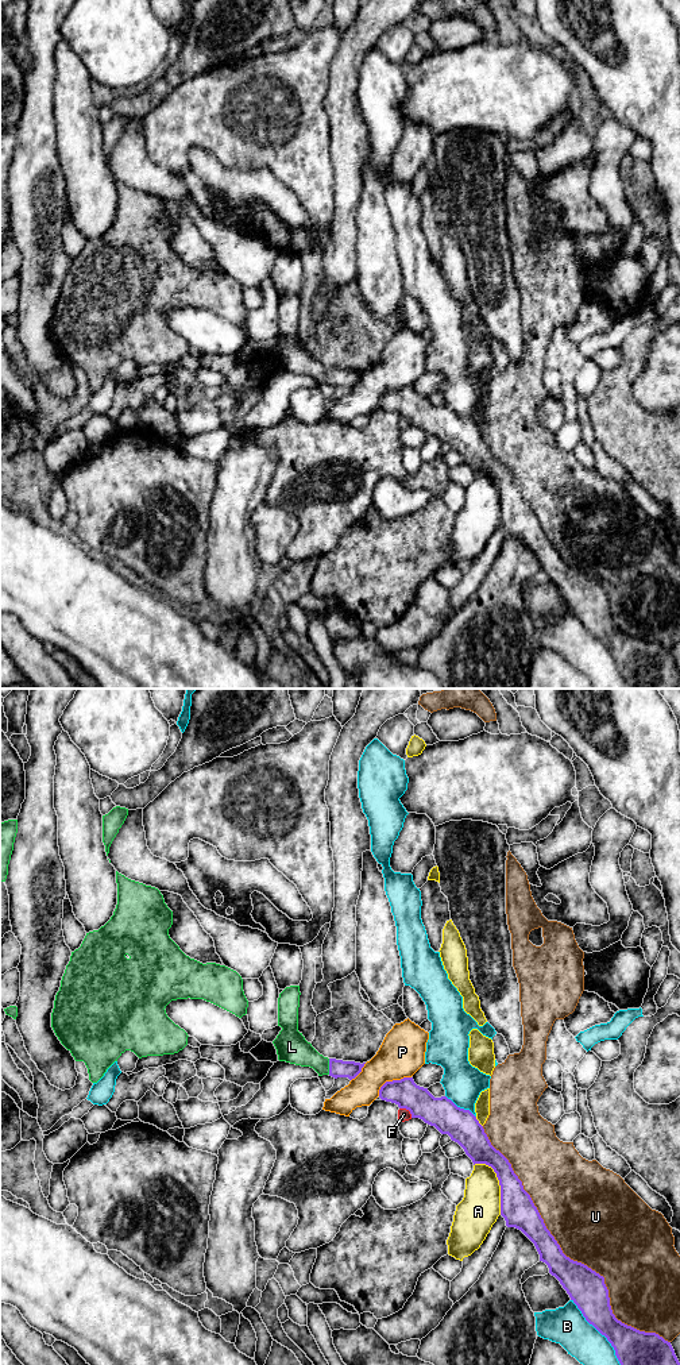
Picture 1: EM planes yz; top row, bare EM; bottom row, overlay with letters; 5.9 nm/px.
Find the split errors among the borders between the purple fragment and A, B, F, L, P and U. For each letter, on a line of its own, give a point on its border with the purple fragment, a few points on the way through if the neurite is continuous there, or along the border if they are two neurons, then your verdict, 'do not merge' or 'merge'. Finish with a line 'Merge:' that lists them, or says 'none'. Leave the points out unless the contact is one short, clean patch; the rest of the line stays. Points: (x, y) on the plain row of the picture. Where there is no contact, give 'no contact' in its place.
A: contact yz (499, 492); do not merge
B: contact yz (606, 646); do not merge
F: contact yz (408, 417); do not merge
L: contact yz (329, 376); way yz (337, 377), (329, 376), (321, 374), (293, 357); merge
P: contact yz (393, 389); border yz (410, 385), (387, 389), (381, 396), (378, 404); do not merge
U: contact yz (565, 565); do not merge
Merge: L

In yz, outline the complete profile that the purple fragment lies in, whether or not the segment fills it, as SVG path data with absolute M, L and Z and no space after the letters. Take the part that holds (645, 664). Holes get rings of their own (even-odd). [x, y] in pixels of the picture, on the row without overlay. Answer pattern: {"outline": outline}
{"outline": "M413 386L386 390L379 398L379 406L395 412L399 417L409 419L412 427L420 427L425 432L434 435L441 443L448 443L452 450L464 458L474 474L486 473L494 478L501 494L501 524L505 527L506 535L521 539L534 552L540 563L540 570L548 574L549 582L560 590L586 629L607 647L615 659L621 675L633 689L680 687L680 671L671 651L656 641L640 640L615 626L610 614L604 586L563 562L560 554L546 537L530 504L523 498L522 490L514 482L511 473L491 454L483 435L470 419L457 416L447 405L434 406L428 397L417 394Z"}

